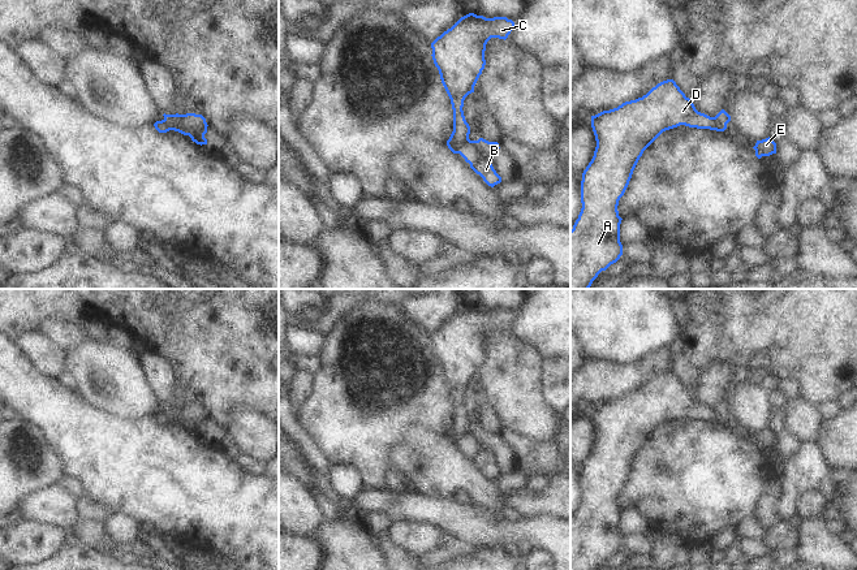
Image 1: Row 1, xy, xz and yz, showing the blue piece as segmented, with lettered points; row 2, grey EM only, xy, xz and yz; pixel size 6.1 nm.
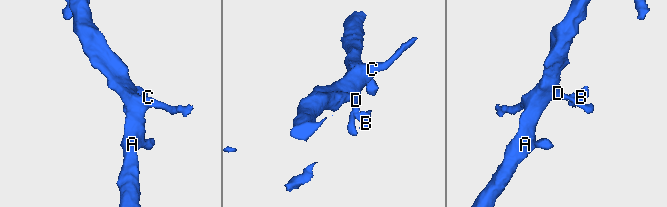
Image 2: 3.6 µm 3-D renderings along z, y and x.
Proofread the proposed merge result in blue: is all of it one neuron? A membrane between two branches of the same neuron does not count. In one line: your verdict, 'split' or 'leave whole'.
split

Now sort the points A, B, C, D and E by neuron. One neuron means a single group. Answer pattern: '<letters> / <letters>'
A C D E / B

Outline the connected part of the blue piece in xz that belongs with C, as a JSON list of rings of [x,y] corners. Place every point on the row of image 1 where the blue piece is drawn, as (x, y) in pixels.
[[[469,13],[461,17],[451,29],[444,31],[431,43],[431,56],[439,70],[442,83],[451,99],[453,109],[453,131],[447,141],[447,146],[453,154],[456,154],[456,147],[460,143],[469,141],[470,126],[465,120],[462,107],[465,98],[474,92],[474,86],[485,69],[486,44],[491,38],[505,40],[513,27],[514,22],[507,17],[486,18],[483,16]]]

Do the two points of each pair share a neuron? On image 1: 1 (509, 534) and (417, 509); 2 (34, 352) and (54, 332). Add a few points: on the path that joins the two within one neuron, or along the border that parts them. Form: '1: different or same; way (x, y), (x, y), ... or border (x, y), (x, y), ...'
1: same; way (486, 531), (440, 512)
2: different; border (38, 331), (63, 350)

